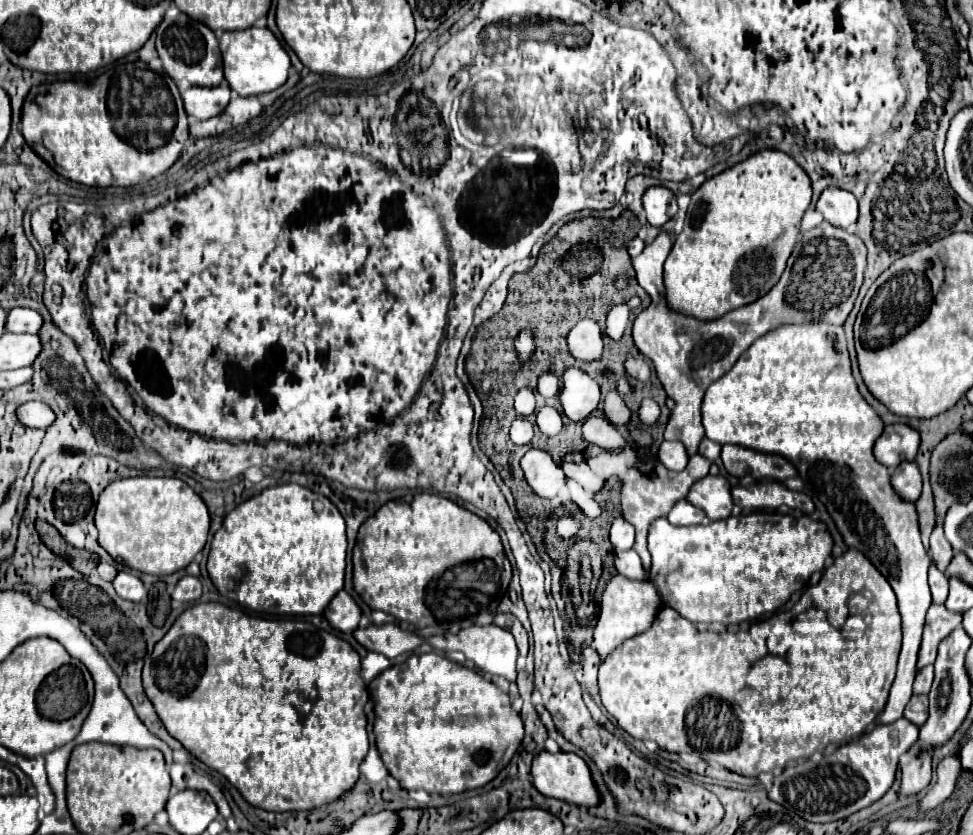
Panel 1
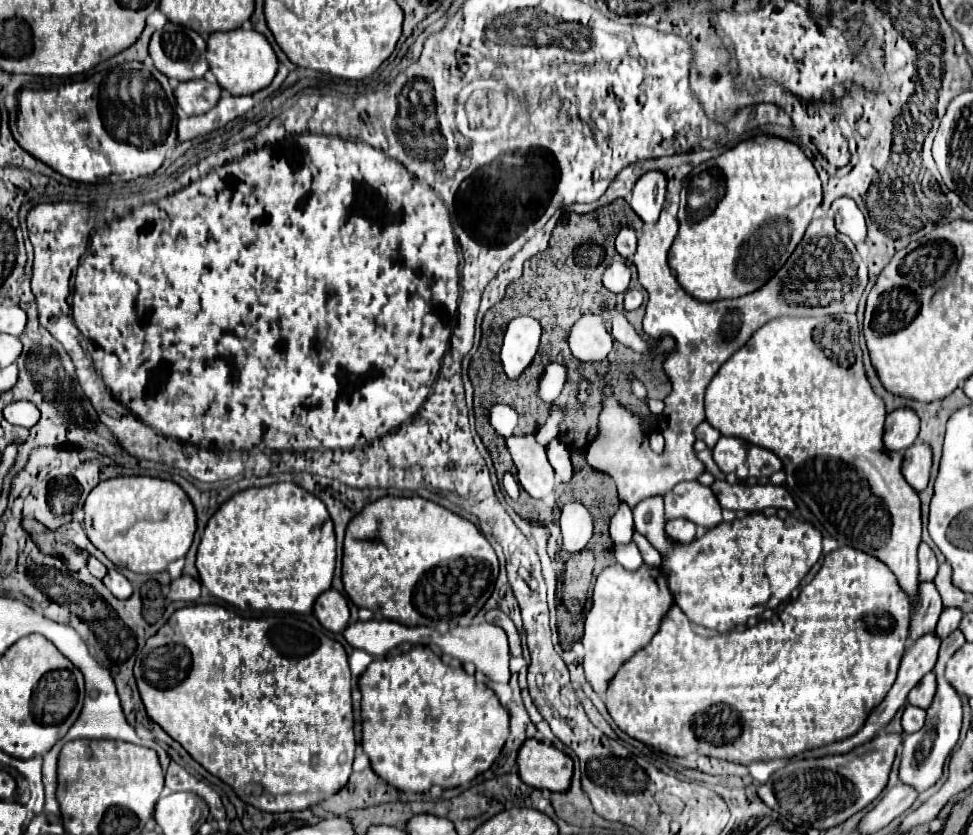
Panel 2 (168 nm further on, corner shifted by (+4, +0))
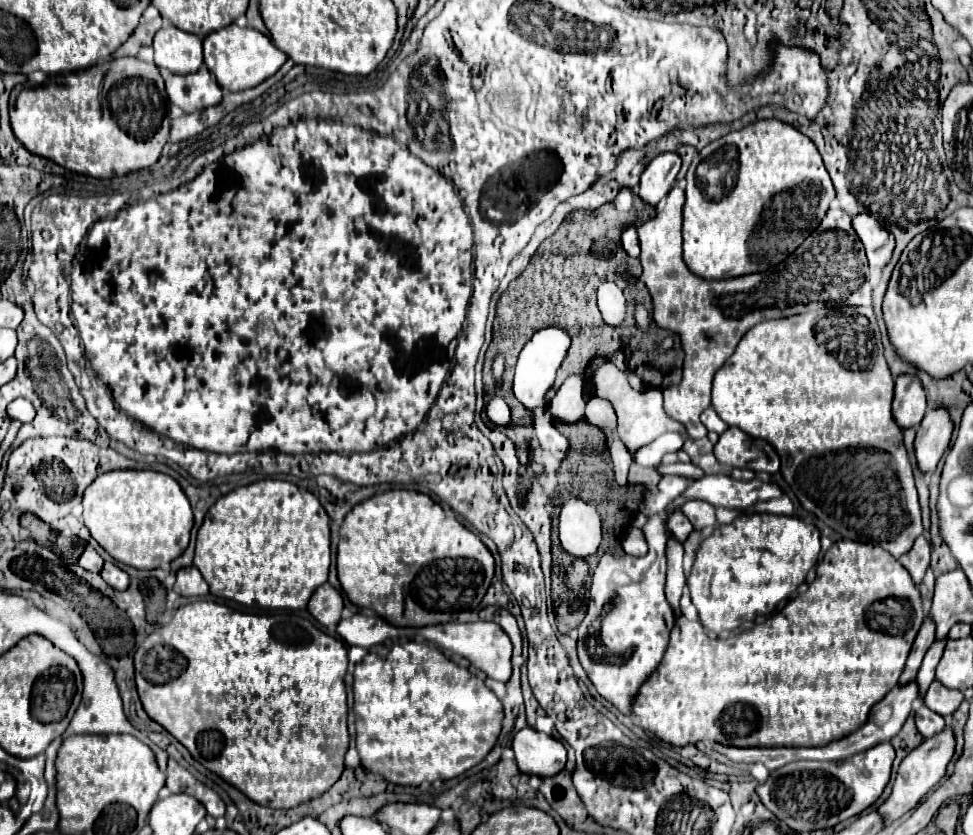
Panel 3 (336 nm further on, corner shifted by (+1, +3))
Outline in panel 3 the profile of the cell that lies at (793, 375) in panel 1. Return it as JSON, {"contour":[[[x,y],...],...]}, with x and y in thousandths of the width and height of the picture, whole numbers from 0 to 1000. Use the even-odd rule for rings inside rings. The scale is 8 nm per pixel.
{"contour":[[[868,366],[862,371],[842,371],[842,374],[829,374],[827,378],[809,378],[805,383],[780,386],[776,393],[772,393],[772,398],[768,398],[768,402],[764,402],[764,407],[755,417],[753,426],[735,448],[731,484],[747,510],[757,510],[760,515],[768,517],[772,525],[784,525],[799,539],[799,544],[803,549],[803,568],[829,613],[838,616],[854,635],[862,637],[866,644],[873,644],[879,649],[903,651],[918,668],[926,668],[928,663],[932,663],[938,656],[938,649],[942,647],[942,642],[949,640],[949,625],[947,625],[947,606],[945,606],[945,594],[942,594],[942,584],[940,584],[938,560],[936,560],[932,539],[928,534],[928,517],[922,513],[920,503],[916,503],[918,462],[920,462],[920,457],[918,457],[918,450],[916,450],[910,426],[908,426],[903,390],[897,378],[897,371],[885,369],[885,366]]]}

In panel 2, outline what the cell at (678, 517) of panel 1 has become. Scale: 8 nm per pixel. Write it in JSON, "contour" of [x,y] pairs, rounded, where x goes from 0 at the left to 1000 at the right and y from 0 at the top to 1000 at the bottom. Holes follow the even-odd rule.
{"contour":[[[691,622],[691,624],[684,624],[682,629],[682,638],[691,650],[709,650],[715,636],[717,631],[707,622]]]}

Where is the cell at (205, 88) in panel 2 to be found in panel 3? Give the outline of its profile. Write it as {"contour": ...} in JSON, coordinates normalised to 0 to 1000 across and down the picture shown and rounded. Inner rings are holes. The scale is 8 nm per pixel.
{"contour":[[[207,79],[202,86],[192,91],[172,89],[170,105],[176,125],[190,134],[202,134],[227,122],[227,103],[215,89],[213,79]]]}

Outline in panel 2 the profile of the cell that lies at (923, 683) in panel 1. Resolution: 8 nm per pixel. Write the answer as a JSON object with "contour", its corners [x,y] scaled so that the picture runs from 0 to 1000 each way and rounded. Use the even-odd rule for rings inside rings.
{"contour":[[[956,804],[954,808],[950,808],[950,813],[935,828],[933,832],[933,842],[954,849],[958,844],[958,837],[962,832],[962,808]]]}

